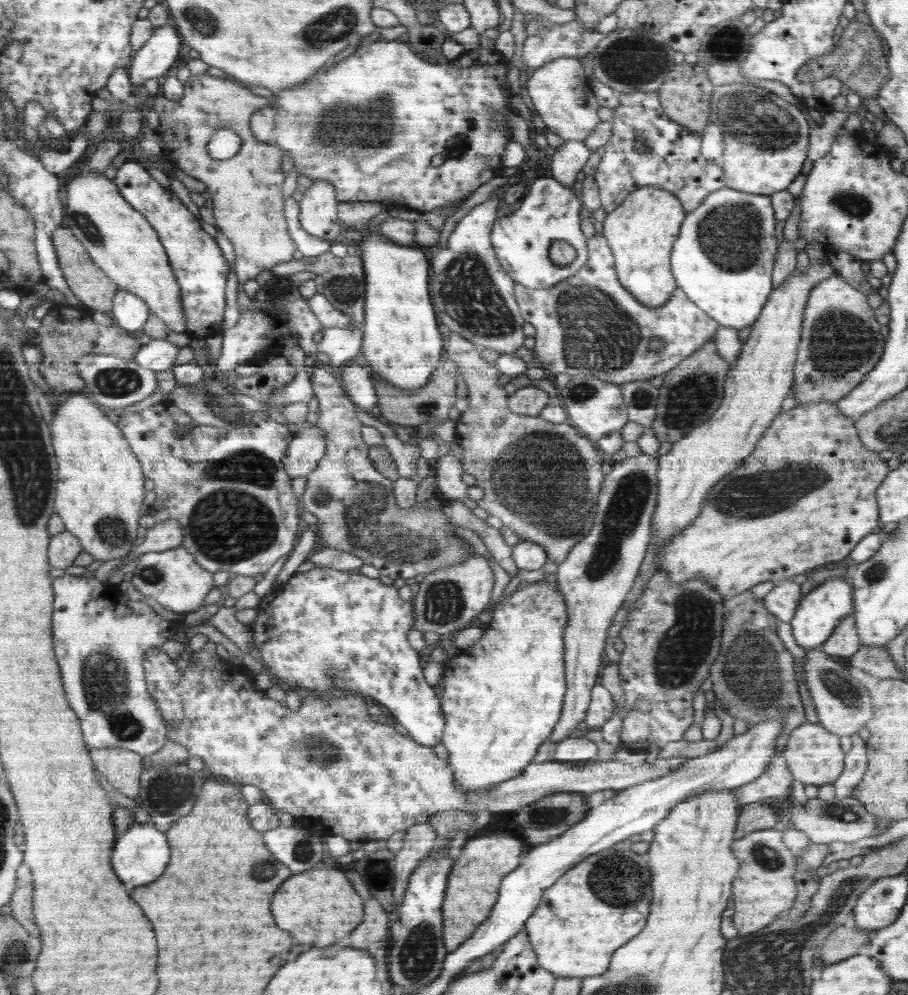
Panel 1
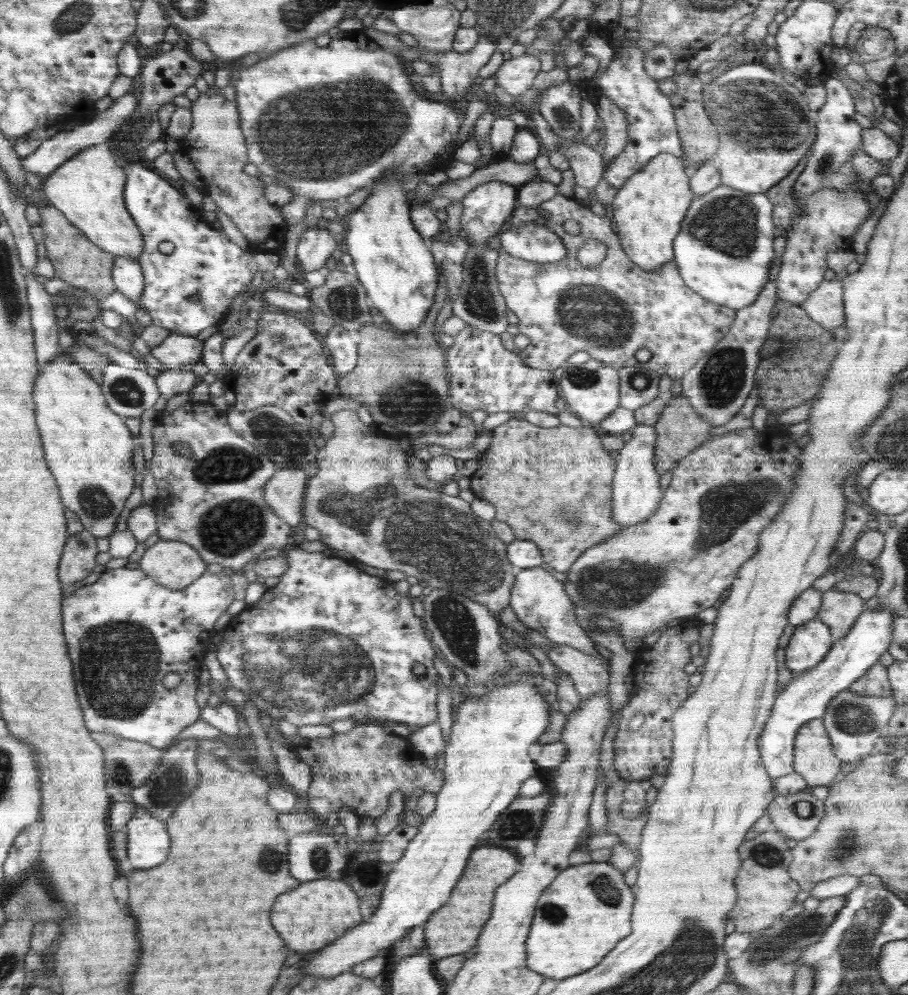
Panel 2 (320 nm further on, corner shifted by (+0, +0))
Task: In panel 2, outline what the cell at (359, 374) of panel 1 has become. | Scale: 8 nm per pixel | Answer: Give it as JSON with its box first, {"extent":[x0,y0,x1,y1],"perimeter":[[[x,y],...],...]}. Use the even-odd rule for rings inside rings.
{"extent":[326,326,360,376],"perimeter":[[[334,326],[326,336],[326,349],[330,351],[331,361],[334,362],[334,371],[340,376],[353,370],[357,364],[357,350],[360,344],[359,332],[348,332]]]}

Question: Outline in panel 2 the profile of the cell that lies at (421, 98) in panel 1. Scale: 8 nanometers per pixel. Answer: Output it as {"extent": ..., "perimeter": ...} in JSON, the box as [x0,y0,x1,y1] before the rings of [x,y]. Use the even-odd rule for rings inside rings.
{"extent":[229,29,464,225],"perimeter":[[[338,29],[328,33],[331,40],[327,46],[318,47],[314,40],[301,42],[282,50],[282,54],[260,59],[262,62],[258,64],[238,65],[229,80],[236,93],[241,129],[249,145],[250,164],[257,173],[278,178],[294,194],[294,200],[281,208],[286,222],[291,225],[304,220],[307,201],[342,199],[390,173],[402,178],[407,172],[414,172],[417,178],[417,175],[437,171],[434,168],[438,168],[440,162],[436,158],[442,156],[442,150],[450,152],[464,120],[458,108],[416,94],[392,52],[380,46],[352,46],[352,31]],[[350,82],[358,94],[352,94],[352,86],[344,86],[344,90],[338,86]]]}

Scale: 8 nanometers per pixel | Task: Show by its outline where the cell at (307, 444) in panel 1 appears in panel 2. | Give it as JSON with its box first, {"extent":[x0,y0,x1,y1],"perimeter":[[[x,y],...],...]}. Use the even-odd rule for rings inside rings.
{"extent":[266,468,308,526],"perimeter":[[[284,468],[274,473],[274,482],[266,490],[266,502],[290,526],[298,526],[304,517],[308,469]]]}

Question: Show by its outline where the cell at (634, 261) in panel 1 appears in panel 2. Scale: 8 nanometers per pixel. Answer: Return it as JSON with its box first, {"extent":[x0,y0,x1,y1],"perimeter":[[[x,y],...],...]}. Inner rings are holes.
{"extent":[611,154,696,271],"perimeter":[[[657,154],[648,165],[624,182],[611,202],[613,223],[621,239],[621,247],[642,270],[653,271],[673,260],[673,240],[696,197],[690,190],[689,177],[684,173],[685,166],[686,163],[677,155]]]}

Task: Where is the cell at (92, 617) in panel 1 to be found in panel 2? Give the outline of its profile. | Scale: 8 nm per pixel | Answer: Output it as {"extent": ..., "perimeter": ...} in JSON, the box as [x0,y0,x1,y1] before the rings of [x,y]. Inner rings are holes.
{"extent":[62,567,234,748],"perimeter":[[[127,567],[108,569],[100,575],[100,578],[88,585],[84,585],[66,597],[66,601],[62,602],[62,614],[64,622],[64,633],[66,642],[70,642],[70,658],[74,658],[74,678],[78,678],[77,698],[80,700],[81,706],[84,710],[85,725],[91,732],[112,733],[116,736],[121,736],[126,740],[135,740],[138,742],[145,742],[150,746],[161,748],[168,748],[172,746],[174,738],[190,724],[194,724],[198,720],[200,708],[196,706],[196,690],[198,690],[199,683],[196,682],[196,676],[193,672],[203,665],[204,658],[194,658],[198,656],[196,652],[204,652],[206,642],[211,642],[212,630],[215,630],[214,622],[224,614],[226,608],[232,604],[234,600],[234,590],[232,590],[231,576],[226,576],[226,570],[218,573],[202,574],[197,578],[192,585],[186,586],[185,589],[172,590],[171,588],[162,586],[149,575],[144,574],[140,569],[128,569]],[[169,673],[179,673],[179,685],[174,688],[169,688],[164,685],[165,677]]]}

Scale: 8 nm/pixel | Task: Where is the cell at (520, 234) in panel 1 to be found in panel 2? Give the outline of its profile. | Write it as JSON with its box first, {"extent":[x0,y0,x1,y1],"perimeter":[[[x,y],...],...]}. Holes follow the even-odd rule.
{"extent":[500,222,568,263],"perimeter":[[[536,222],[507,228],[500,234],[500,242],[506,253],[527,261],[553,263],[568,257],[568,247],[556,231]]]}

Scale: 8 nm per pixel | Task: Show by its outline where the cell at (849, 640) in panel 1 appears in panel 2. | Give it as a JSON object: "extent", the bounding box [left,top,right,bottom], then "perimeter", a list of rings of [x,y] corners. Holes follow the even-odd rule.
{"extent":[816,589,865,642],"perimeter":[[[829,589],[823,592],[816,618],[829,626],[833,642],[844,638],[857,616],[865,608],[865,601],[853,592]]]}

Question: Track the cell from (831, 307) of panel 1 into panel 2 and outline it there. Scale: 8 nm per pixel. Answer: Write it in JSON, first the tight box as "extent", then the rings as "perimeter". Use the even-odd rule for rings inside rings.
{"extent":[801,278,846,337],"perimeter":[[[841,278],[823,280],[818,288],[808,295],[801,307],[810,320],[818,323],[834,337],[834,330],[846,324]]]}

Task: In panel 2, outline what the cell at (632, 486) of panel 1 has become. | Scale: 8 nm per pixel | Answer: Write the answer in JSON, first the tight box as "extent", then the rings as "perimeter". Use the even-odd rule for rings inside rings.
{"extent":[613,424,665,529],"perimeter":[[[635,424],[630,430],[631,437],[618,450],[617,473],[613,484],[613,519],[620,529],[634,528],[645,524],[661,504],[665,491],[660,487],[660,475],[656,466],[658,434],[653,425]]]}

